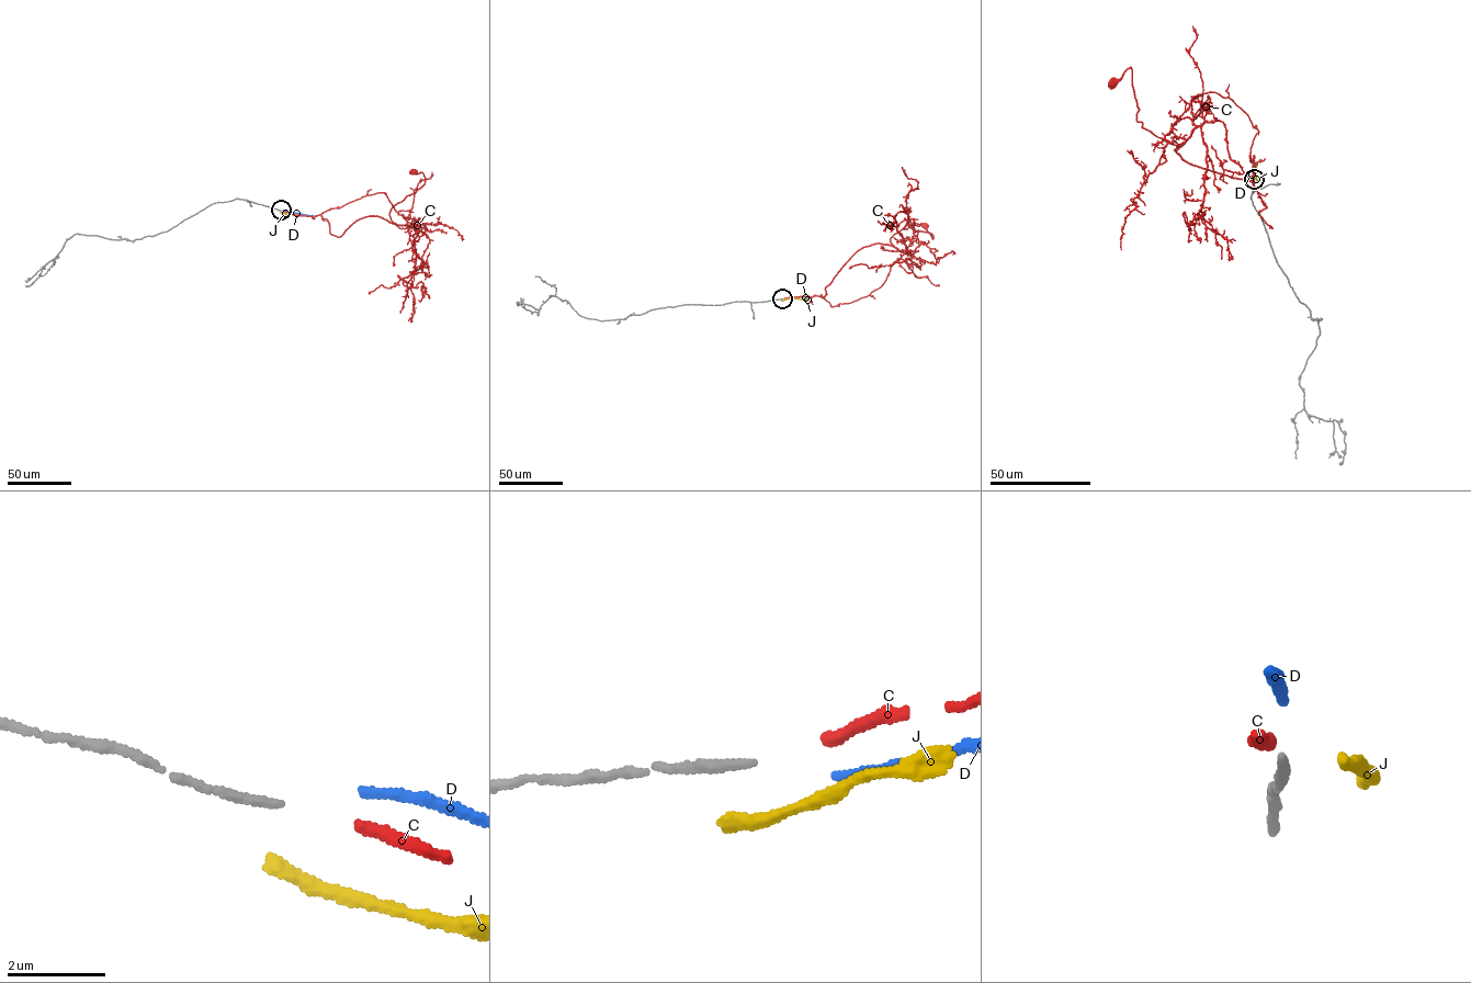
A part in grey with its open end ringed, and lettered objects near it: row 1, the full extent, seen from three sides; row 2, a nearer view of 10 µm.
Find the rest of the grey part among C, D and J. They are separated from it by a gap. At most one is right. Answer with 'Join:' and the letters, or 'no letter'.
Join: C

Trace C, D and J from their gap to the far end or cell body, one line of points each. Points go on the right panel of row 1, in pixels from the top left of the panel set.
C: (1253, 179), (1249, 155), (1254, 174), (1238, 179), (1183, 159), (1184, 143), (1136, 120), (1131, 68), (1112, 82)
D: (1254, 177), (1253, 160)
J: (1257, 180), (1257, 161)

